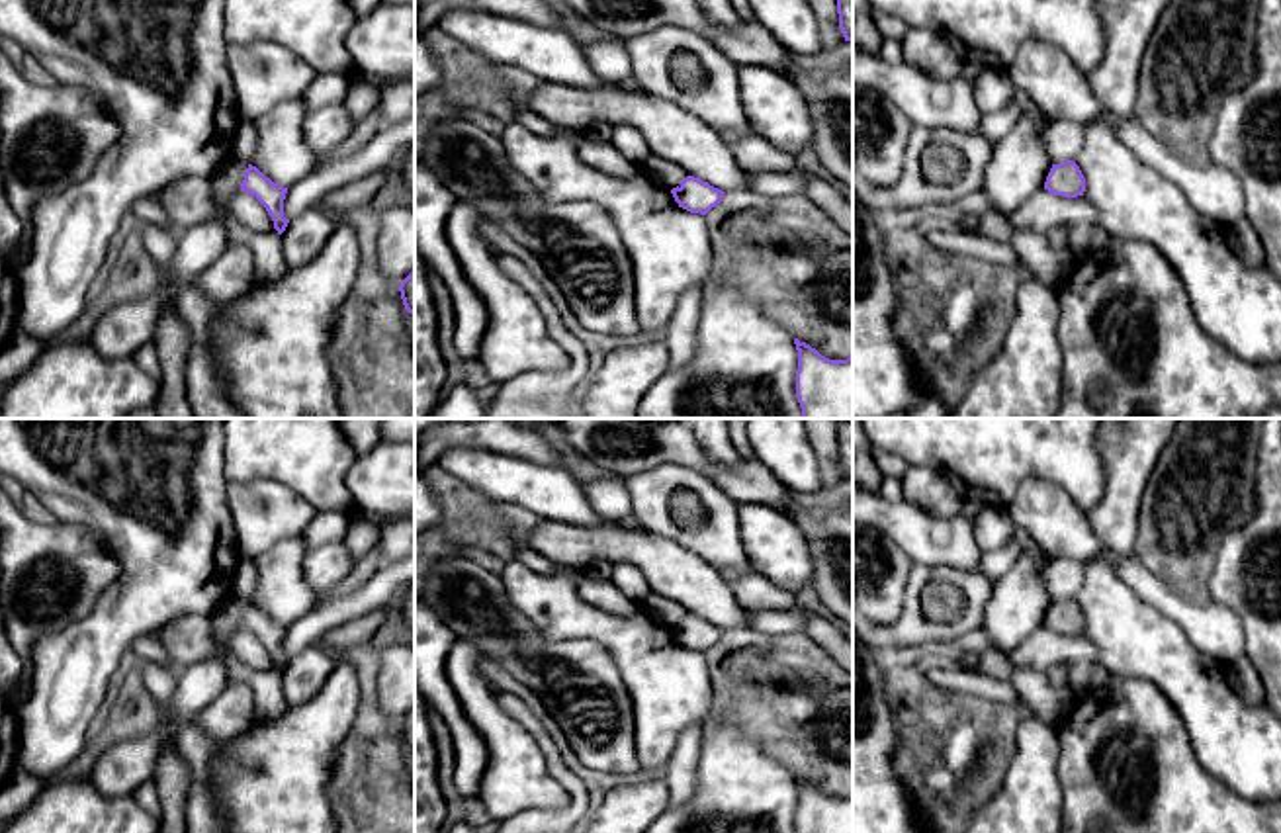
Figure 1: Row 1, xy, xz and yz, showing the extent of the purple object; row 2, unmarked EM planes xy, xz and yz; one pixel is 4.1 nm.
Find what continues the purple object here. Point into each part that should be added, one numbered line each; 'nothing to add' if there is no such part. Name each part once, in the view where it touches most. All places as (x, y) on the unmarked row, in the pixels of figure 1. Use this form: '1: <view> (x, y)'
nothing to add

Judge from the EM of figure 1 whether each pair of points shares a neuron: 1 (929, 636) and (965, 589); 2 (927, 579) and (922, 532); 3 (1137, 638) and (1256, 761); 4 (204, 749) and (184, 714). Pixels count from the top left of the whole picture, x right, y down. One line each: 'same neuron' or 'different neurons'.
1: same neuron
2: different neurons
3: same neuron
4: different neurons

